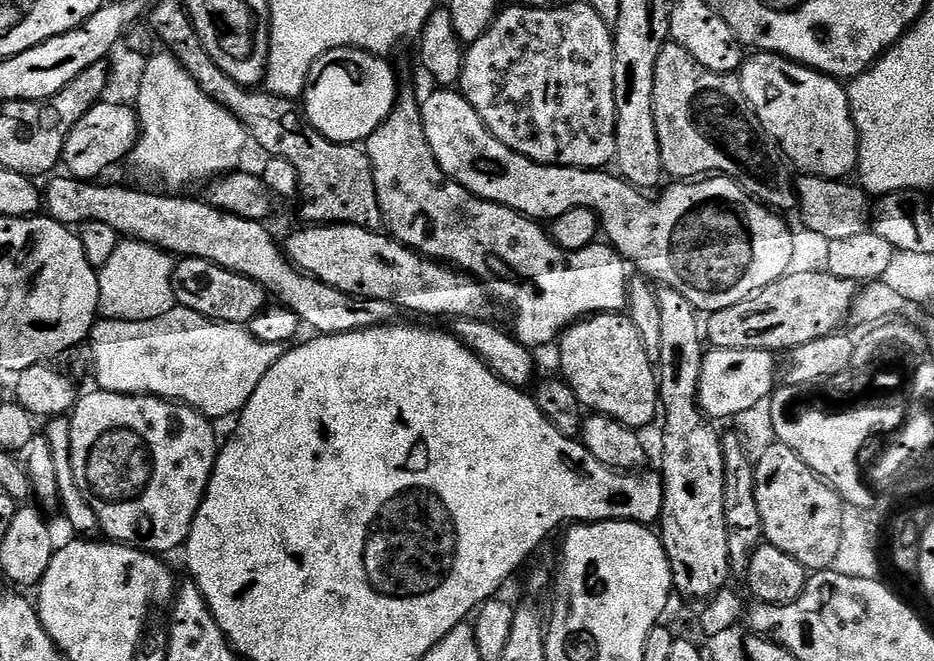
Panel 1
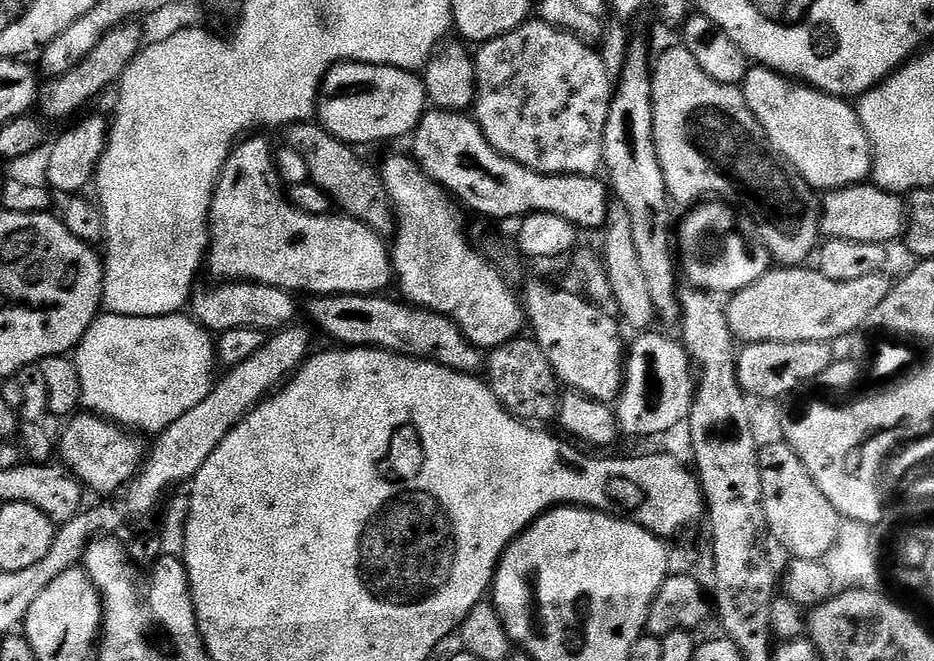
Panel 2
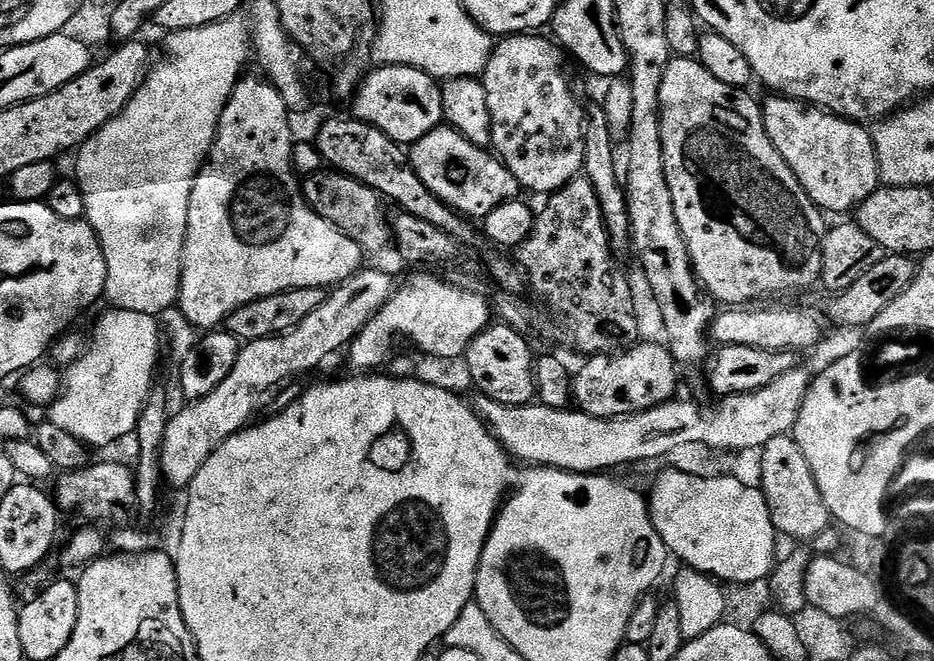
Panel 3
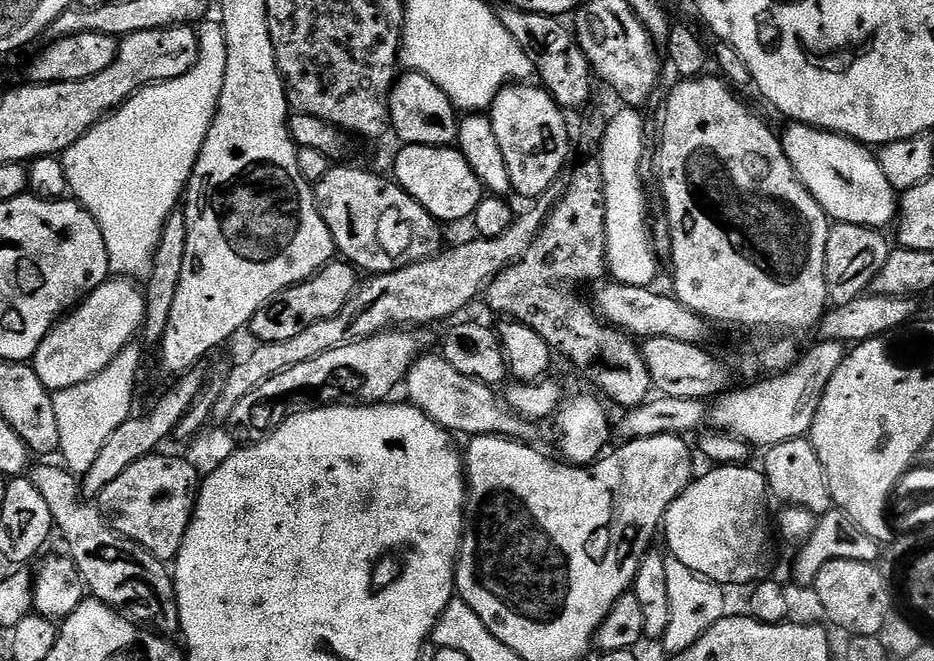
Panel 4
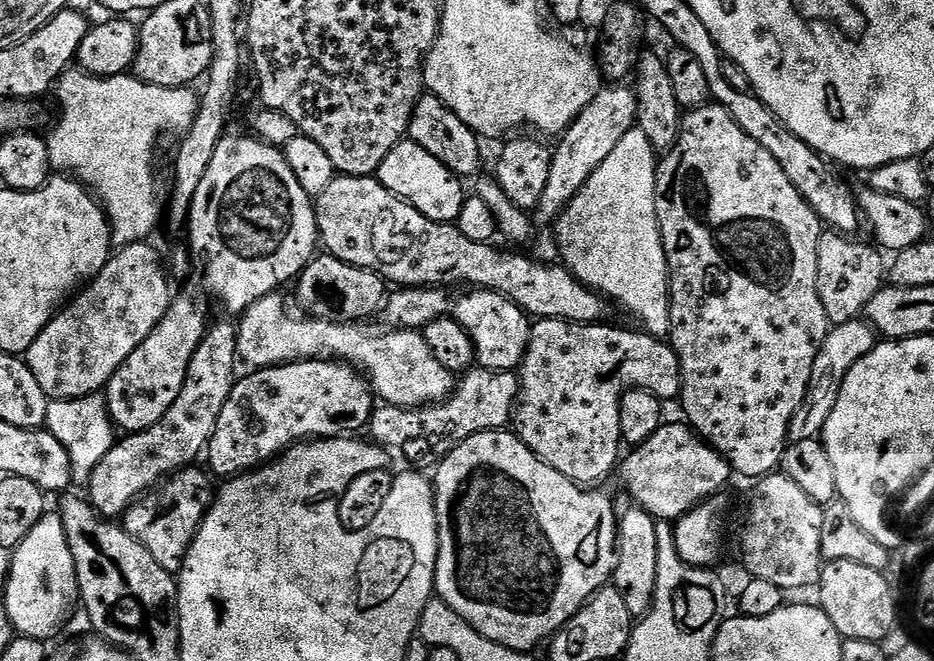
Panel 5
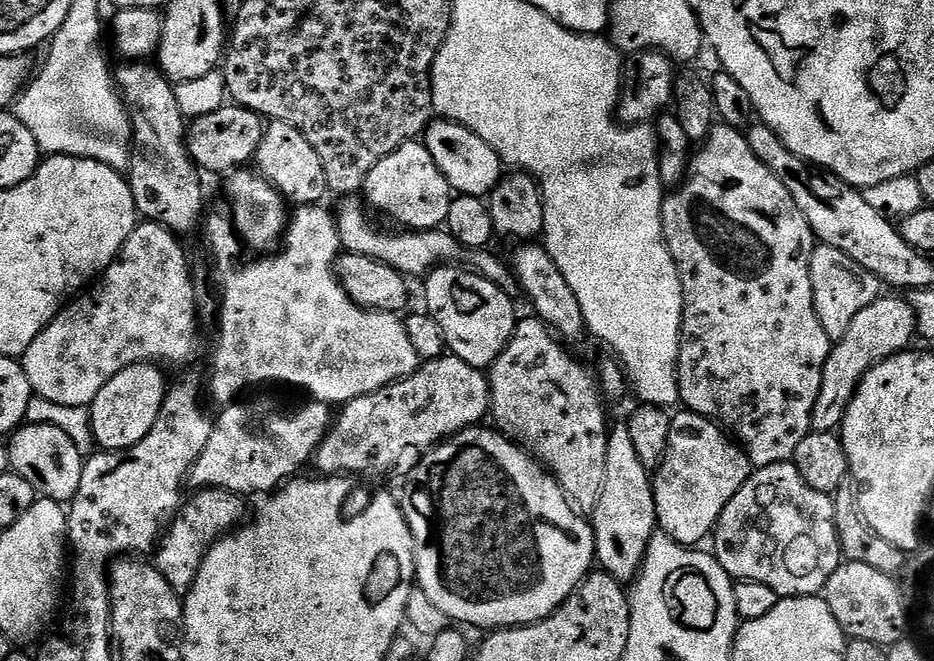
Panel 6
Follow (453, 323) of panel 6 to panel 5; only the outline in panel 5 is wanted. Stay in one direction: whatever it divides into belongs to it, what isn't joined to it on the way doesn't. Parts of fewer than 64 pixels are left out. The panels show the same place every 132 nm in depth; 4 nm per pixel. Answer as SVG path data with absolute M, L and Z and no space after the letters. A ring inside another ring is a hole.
M476 288L468 290L465 296L455 297L454 319L470 334L476 346L476 364L482 368L489 368L492 372L516 372L524 361L528 343L532 337L532 324L527 312L523 312L510 297L494 292L490 288Z

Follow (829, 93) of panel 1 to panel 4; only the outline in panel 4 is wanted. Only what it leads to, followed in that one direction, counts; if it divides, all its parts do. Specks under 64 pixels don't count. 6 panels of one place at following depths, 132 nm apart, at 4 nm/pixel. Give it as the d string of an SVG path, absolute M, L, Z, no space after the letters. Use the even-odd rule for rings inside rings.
M792 122L787 126L782 132L786 158L829 221L884 230L897 219L898 190L890 186L890 178L886 178L877 153L869 145L809 124Z

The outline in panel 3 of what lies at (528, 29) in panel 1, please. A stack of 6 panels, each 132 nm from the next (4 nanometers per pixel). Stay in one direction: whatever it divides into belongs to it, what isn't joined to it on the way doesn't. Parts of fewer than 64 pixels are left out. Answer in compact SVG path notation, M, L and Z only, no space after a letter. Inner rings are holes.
M521 34L518 36L505 36L492 49L492 56L488 59L488 65L484 67L482 79L486 86L486 102L490 105L490 126L492 127L492 148L495 155L514 174L514 178L519 182L521 189L527 192L544 192L551 194L557 192L562 186L570 183L575 176L581 175L584 167L584 126L586 123L586 108L576 97L576 92L572 89L572 84L568 81L568 76L564 73L564 60L566 56L563 51L551 39L543 40L540 34Z

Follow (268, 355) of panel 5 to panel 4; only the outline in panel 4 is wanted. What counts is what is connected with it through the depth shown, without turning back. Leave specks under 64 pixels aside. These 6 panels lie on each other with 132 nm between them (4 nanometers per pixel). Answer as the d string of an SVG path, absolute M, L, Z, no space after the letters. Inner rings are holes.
M421 355L416 364L408 372L406 377L406 389L408 388L407 399L415 404L417 408L422 409L428 417L436 424L448 429L449 433L465 432L465 437L473 436L506 436L515 438L521 442L531 441L533 425L521 416L516 415L503 399L496 397L497 389L495 387L483 384L481 380L466 378L466 374L458 374L450 362L446 362L443 355L428 356Z

